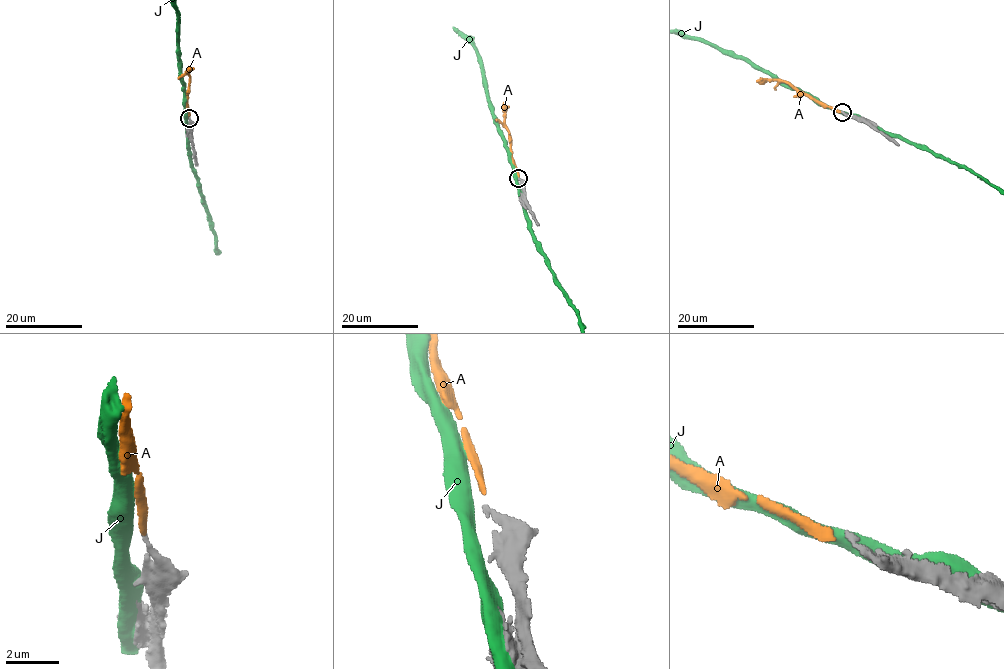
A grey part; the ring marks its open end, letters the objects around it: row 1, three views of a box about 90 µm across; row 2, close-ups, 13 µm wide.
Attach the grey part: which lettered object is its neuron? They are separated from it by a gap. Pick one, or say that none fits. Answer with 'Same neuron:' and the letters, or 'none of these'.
Same neuron: A

